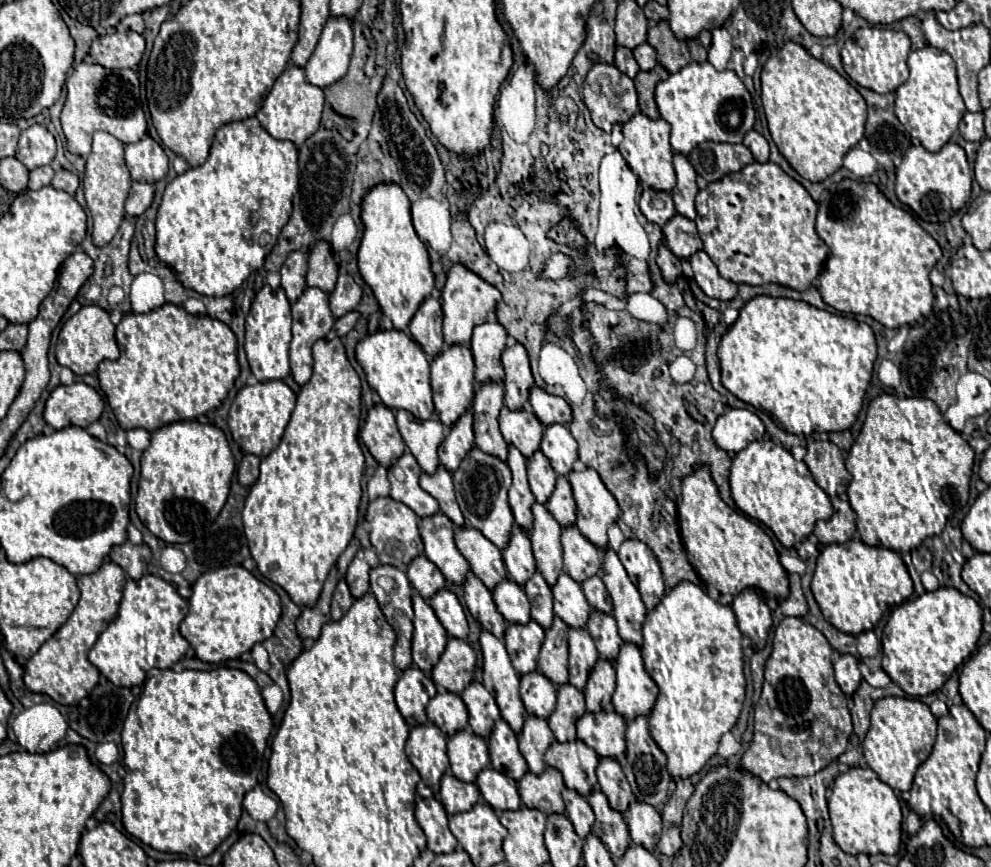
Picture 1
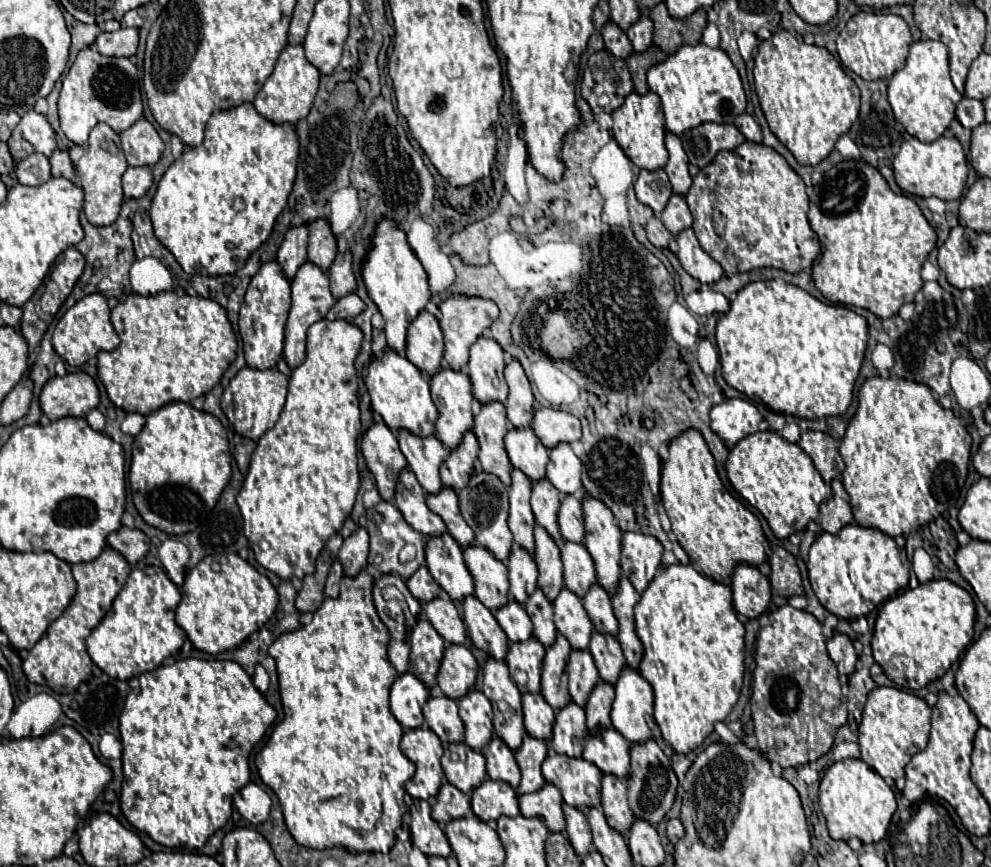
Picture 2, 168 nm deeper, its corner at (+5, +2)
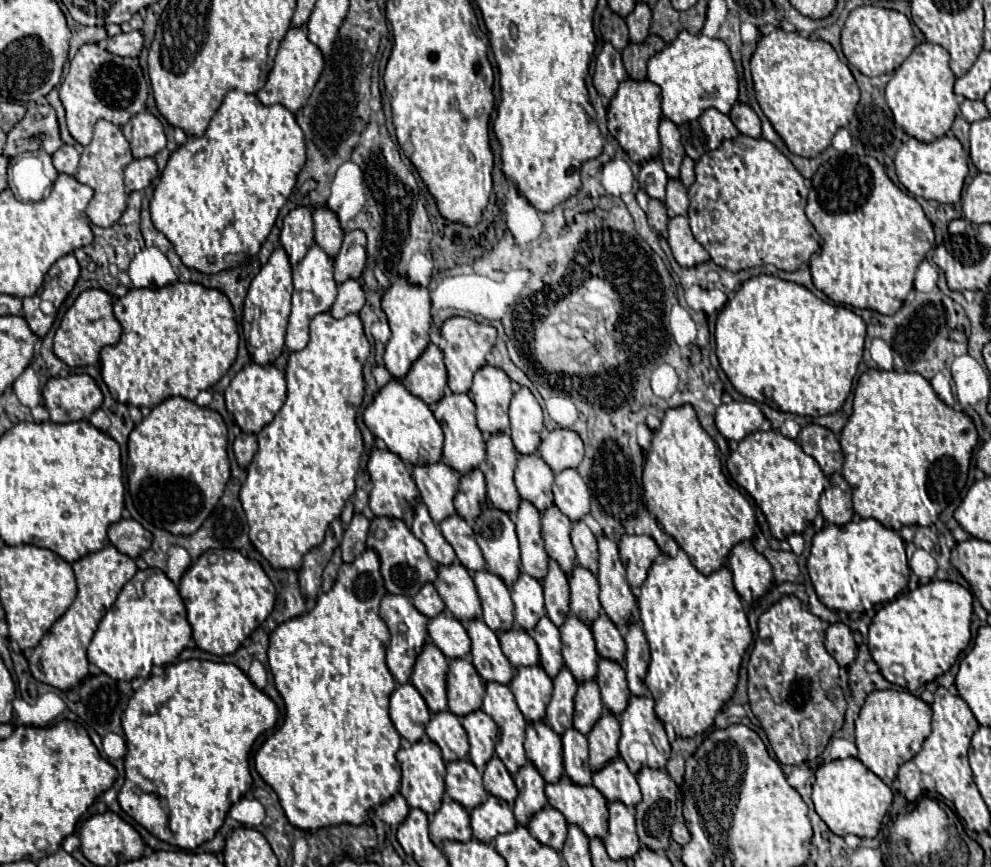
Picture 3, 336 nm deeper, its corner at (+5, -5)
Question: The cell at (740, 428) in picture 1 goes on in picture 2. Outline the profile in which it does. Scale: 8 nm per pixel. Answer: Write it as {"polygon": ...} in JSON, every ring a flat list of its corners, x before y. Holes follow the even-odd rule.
{"polygon":[[725,399,711,409,711,429,729,445,755,433,761,421,757,407,745,399]]}

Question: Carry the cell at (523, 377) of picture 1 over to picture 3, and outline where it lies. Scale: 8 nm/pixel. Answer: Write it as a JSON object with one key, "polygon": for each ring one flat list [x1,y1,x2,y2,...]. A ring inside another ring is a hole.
{"polygon":[[521,386,509,406,511,418,511,440,519,454,535,452,539,448,541,430,543,430,543,412,529,388]]}

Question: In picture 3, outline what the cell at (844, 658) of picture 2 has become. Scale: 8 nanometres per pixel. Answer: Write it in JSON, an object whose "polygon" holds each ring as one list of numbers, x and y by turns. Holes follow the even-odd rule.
{"polygon":[[837,622,837,624,831,624,827,628,827,638,825,638,825,648,827,652,837,660,839,666,847,668,855,662,855,656,857,656,857,644,851,636,851,630]]}

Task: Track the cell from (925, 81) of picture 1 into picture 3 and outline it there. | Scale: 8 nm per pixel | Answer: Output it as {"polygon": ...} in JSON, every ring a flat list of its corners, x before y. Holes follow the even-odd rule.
{"polygon":[[931,42,917,44,911,56,893,72,885,88,885,98,895,124,919,142,933,142,941,138,951,128,959,106,965,100,953,92,953,82,955,74,949,68,949,52]]}

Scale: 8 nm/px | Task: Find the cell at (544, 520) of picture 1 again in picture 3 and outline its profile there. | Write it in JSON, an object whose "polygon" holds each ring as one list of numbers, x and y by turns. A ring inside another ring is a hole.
{"polygon":[[549,558,549,570,543,578,543,594,547,616,555,626,561,626,569,612,569,582,553,558]]}

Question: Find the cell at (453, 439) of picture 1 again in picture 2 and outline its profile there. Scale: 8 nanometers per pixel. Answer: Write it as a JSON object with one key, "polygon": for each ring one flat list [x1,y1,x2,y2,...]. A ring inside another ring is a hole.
{"polygon":[[467,433,463,443,455,451,451,451,447,461,441,465,443,485,455,491,463,489,463,485,467,485,467,477,475,473,477,453,479,453,479,443,473,433]]}

